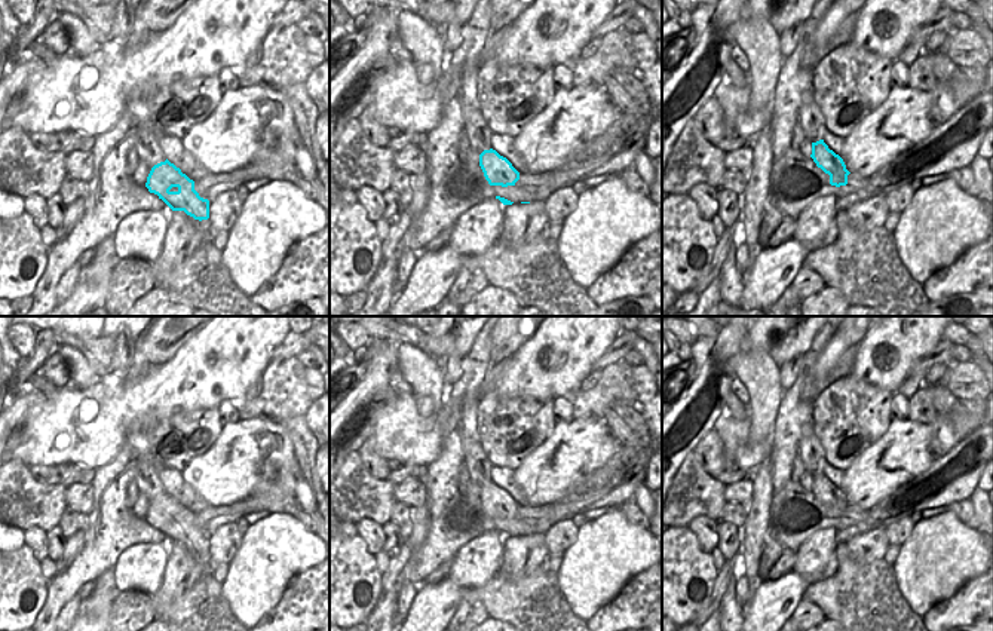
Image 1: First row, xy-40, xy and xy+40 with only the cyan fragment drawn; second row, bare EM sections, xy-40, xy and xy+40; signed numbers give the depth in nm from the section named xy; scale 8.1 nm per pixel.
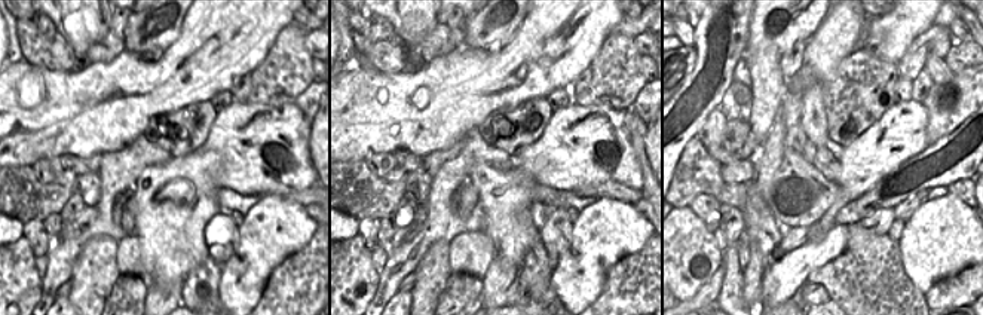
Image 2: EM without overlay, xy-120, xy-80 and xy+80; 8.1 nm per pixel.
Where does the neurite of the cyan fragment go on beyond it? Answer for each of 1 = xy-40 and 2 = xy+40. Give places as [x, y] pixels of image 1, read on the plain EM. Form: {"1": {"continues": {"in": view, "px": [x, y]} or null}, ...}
{"1": {"continues": null}, "2": {"continues": null}}

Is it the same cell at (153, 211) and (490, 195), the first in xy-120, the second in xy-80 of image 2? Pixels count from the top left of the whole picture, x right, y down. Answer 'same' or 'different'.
same

